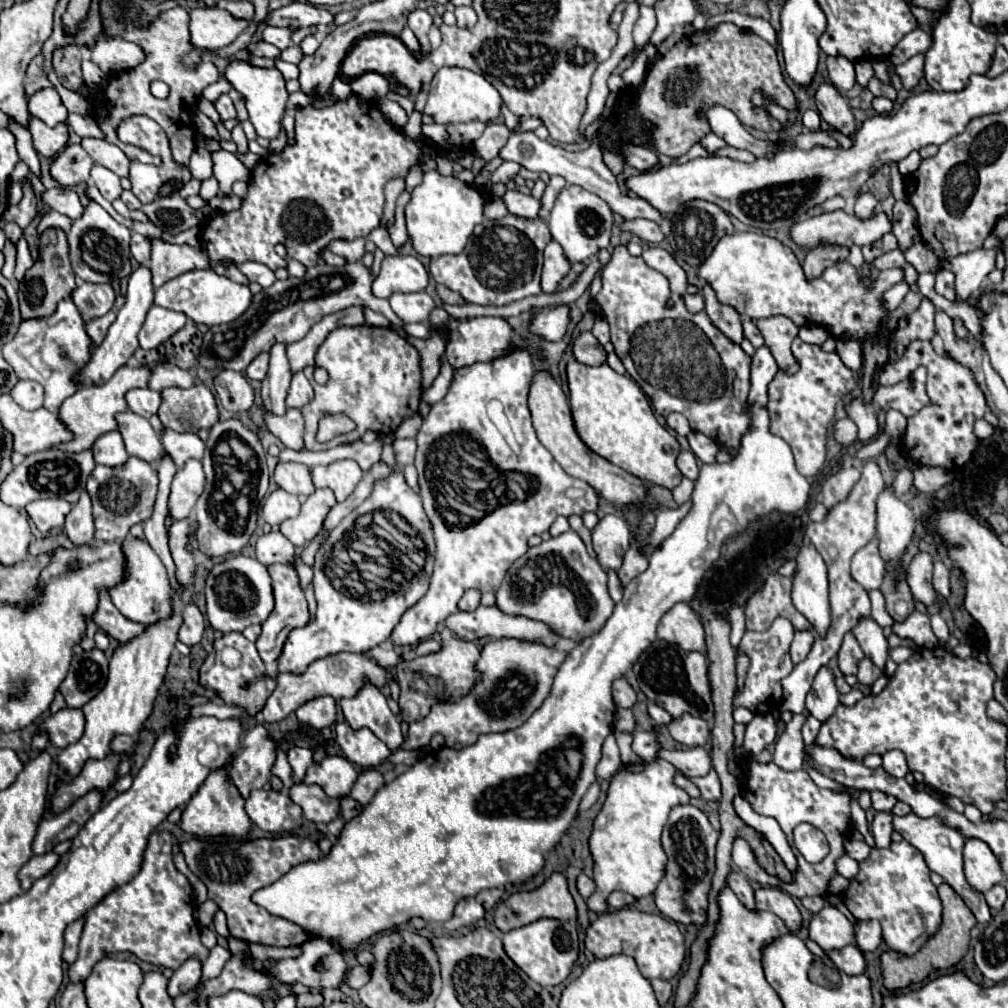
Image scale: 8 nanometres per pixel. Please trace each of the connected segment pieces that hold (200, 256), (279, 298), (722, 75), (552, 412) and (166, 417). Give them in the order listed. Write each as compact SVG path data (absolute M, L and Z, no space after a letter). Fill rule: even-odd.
M150 238L150 246L150 268L154 272L154 288L160 288L164 282L196 268L212 270L208 254L202 246L170 244L164 238Z
M346 262L344 266L314 266L308 268L302 278L286 278L276 280L270 288L264 288L260 294L254 294L252 304L248 310L230 324L212 326L204 334L202 352L200 352L200 364L208 370L236 370L244 372L246 366L260 354L268 352L272 344L282 340L284 344L296 342L310 330L312 324L316 324L322 316L350 308L350 306L366 306L374 312L382 312L392 322L392 328L402 336L408 338L408 332L404 330L404 322L394 314L390 308L390 302L386 298L376 298L372 294L372 270L362 266L362 262Z
M722 22L696 36L684 36L654 62L646 74L638 98L638 110L654 126L668 126L666 140L672 140L672 158L680 158L692 148L692 144L700 142L710 132L710 124L704 120L704 110L716 104L732 110L744 126L778 132L782 128L780 122L770 118L764 108L752 104L754 90L776 90L778 104L786 108L796 104L796 98L782 76L776 50L754 32L746 32L732 22Z
M540 370L532 376L532 384L530 384L530 394L528 394L528 408L532 412L532 424L534 430L538 434L538 440L552 452L552 456L556 458L556 462L574 478L586 480L590 486L596 488L596 492L600 496L604 496L610 504L614 506L624 506L624 504L634 504L644 500L646 488L648 484L628 472L624 472L622 468L610 464L608 460L604 460L602 456L594 454L576 434L574 422L572 422L572 414L570 414L570 406L568 406L568 398L562 392L558 380L548 372L548 370Z
M196 382L190 388L162 390L158 416L170 430L198 432L200 428L212 428L218 422L218 408L212 392L202 382Z

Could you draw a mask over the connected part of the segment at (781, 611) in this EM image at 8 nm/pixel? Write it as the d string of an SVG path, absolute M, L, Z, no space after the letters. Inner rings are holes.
M778 572L770 574L762 588L750 596L746 606L746 626L748 630L762 632L770 628L776 614L788 618L796 630L812 630L812 624L798 610L792 610L790 578Z

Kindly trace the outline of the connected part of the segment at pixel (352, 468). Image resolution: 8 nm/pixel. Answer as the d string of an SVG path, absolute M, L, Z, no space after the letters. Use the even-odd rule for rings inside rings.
M338 460L328 466L314 466L312 482L316 488L330 488L336 494L336 502L344 502L362 480L362 474L354 460Z

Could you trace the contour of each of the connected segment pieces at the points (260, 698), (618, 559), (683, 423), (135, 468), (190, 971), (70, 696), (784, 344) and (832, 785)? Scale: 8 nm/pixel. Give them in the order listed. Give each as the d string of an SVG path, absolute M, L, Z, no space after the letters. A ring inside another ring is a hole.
M230 632L230 634L220 636L214 642L214 652L210 656L206 656L202 670L200 670L200 686L210 694L218 694L218 698L224 700L226 704L242 706L248 714L254 714L254 712L258 712L258 708L262 708L262 704L266 702L266 696L270 696L270 692L274 690L274 678L268 676L266 666L258 654L256 646L252 642L248 642L242 632ZM224 646L234 646L236 650L242 652L244 664L240 668L236 668L236 670L224 668L224 664L220 662L220 650Z
M608 514L592 530L592 546L604 570L618 570L630 548L630 530L622 516Z
M670 414L670 416L666 418L666 422L668 422L668 426L670 426L676 434L680 434L680 436L688 436L688 434L690 434L688 420L686 420L682 414Z
M130 456L122 466L98 464L88 480L88 494L92 498L92 514L96 524L96 540L122 540L132 524L138 524L152 514L152 506L158 490L156 470L136 456Z
M186 960L178 970L174 970L174 976L168 982L170 998L178 998L182 994L192 992L200 980L200 970L202 964L198 960Z
M94 648L82 654L74 654L70 662L70 670L60 684L60 692L66 698L70 708L82 708L88 700L92 700L108 676L108 660L102 650Z
M772 316L766 320L756 320L766 346L772 350L780 370L784 374L794 374L798 370L798 360L794 358L790 346L792 340L798 336L798 326L786 316Z
M805 763L806 770L811 777L811 779L815 782L816 785L827 788L832 791L840 790L842 786L834 780L828 778L827 776L824 776L823 774L819 773L817 770L811 768L807 763Z

